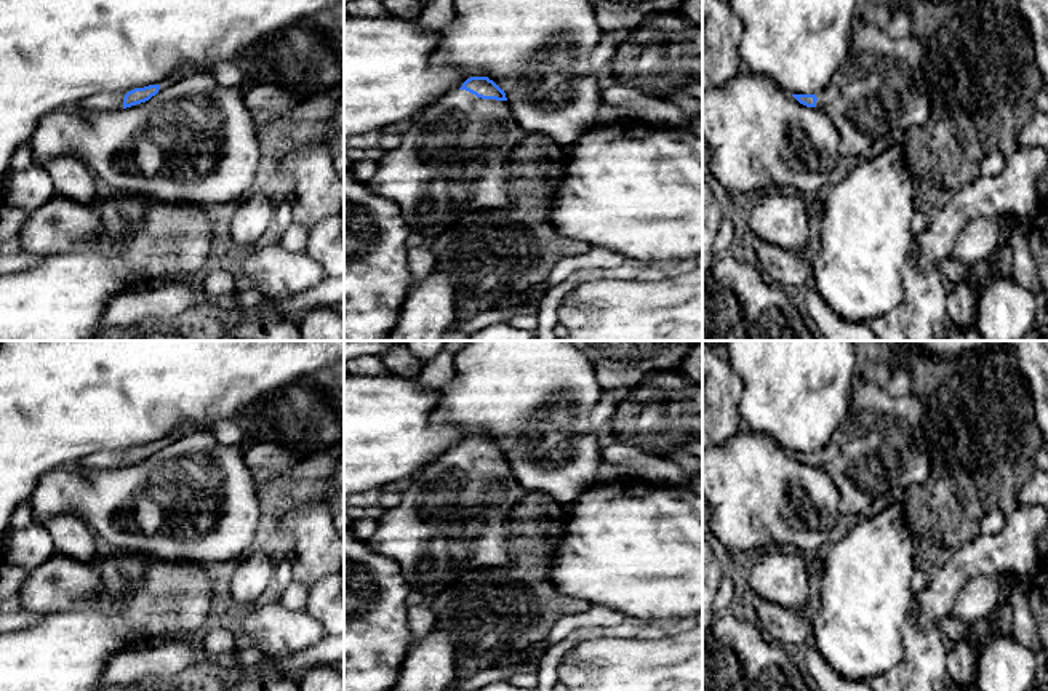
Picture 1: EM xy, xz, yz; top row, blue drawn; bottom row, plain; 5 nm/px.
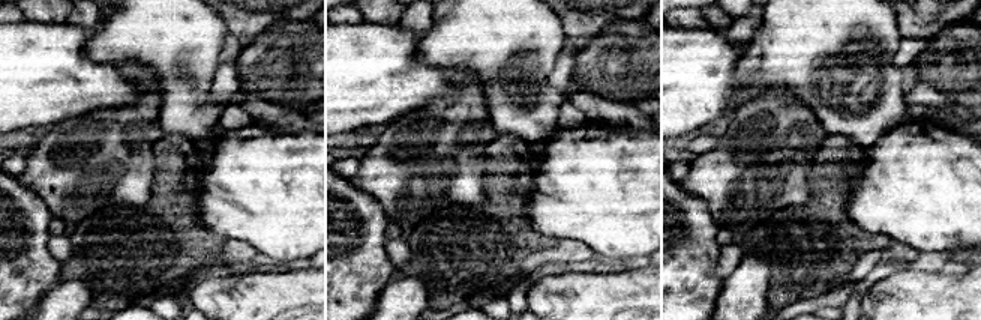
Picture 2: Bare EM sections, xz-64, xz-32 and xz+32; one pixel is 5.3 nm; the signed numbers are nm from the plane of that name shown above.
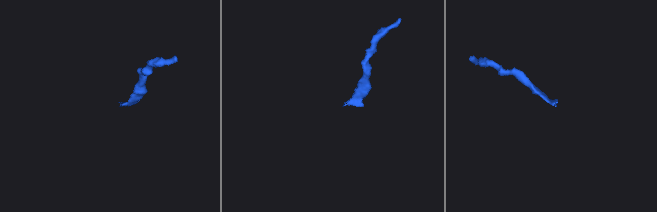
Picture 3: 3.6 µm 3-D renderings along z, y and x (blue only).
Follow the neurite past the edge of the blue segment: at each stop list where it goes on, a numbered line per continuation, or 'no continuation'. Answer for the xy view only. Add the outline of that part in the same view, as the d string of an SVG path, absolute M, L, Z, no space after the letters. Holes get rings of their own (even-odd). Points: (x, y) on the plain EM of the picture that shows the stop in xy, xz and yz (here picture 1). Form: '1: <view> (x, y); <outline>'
1: xy (101, 461); M115 451L115 453L98 453L98 454L90 454L83 457L77 467L90 475L93 472L106 470L106 469L115 469L115 467L123 467L123 456L126 451Z

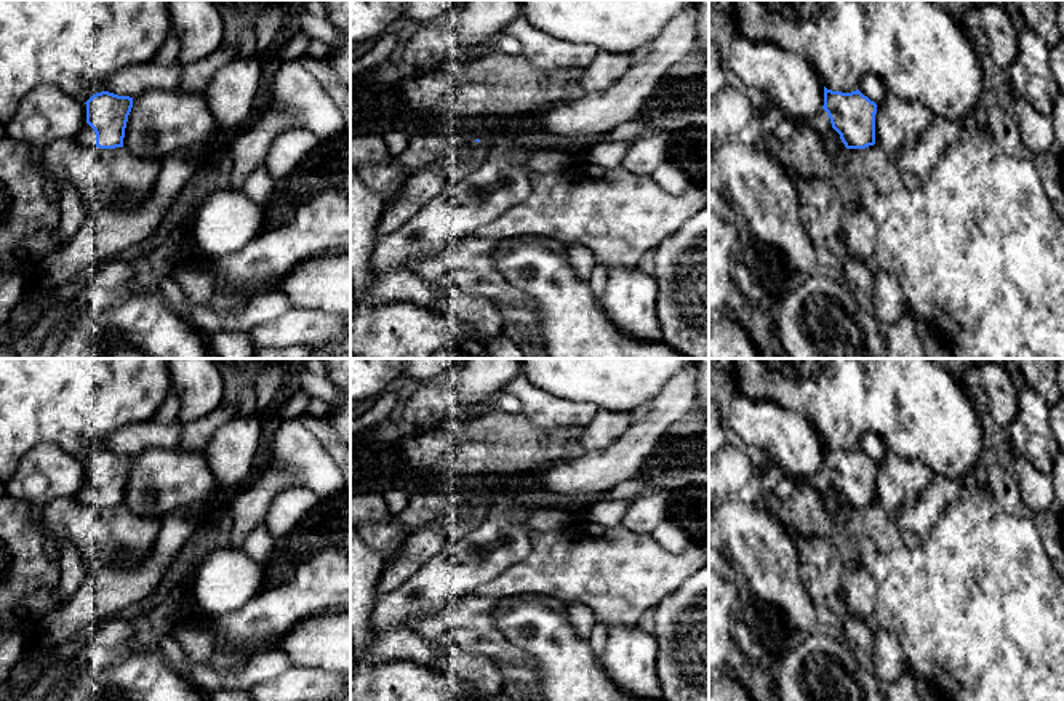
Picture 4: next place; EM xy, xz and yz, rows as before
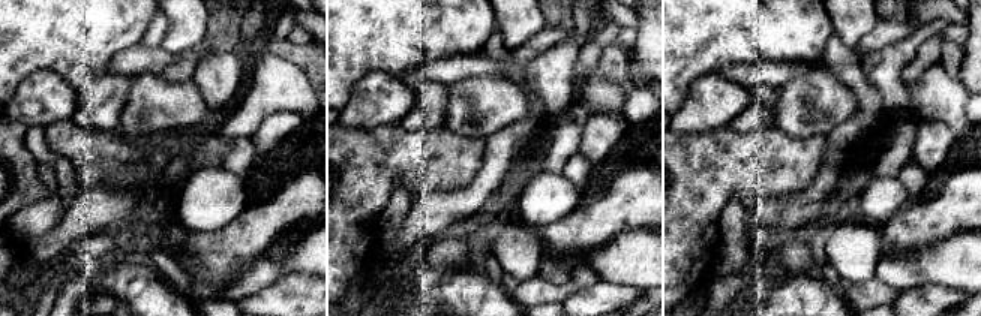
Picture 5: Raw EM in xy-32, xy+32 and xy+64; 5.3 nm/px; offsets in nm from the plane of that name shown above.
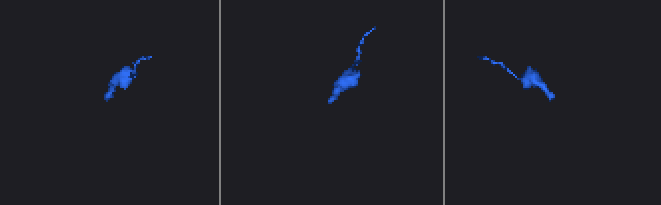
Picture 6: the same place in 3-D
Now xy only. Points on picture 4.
1: xy (87, 495); M88 482L82 487L75 498L86 506L96 504L96 491Z

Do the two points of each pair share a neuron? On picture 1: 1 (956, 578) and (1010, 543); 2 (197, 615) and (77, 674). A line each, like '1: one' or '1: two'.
1: one
2: one

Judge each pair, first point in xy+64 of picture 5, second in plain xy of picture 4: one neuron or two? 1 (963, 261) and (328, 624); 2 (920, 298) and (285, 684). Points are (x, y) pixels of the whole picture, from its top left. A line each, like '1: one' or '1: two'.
1: one
2: one

